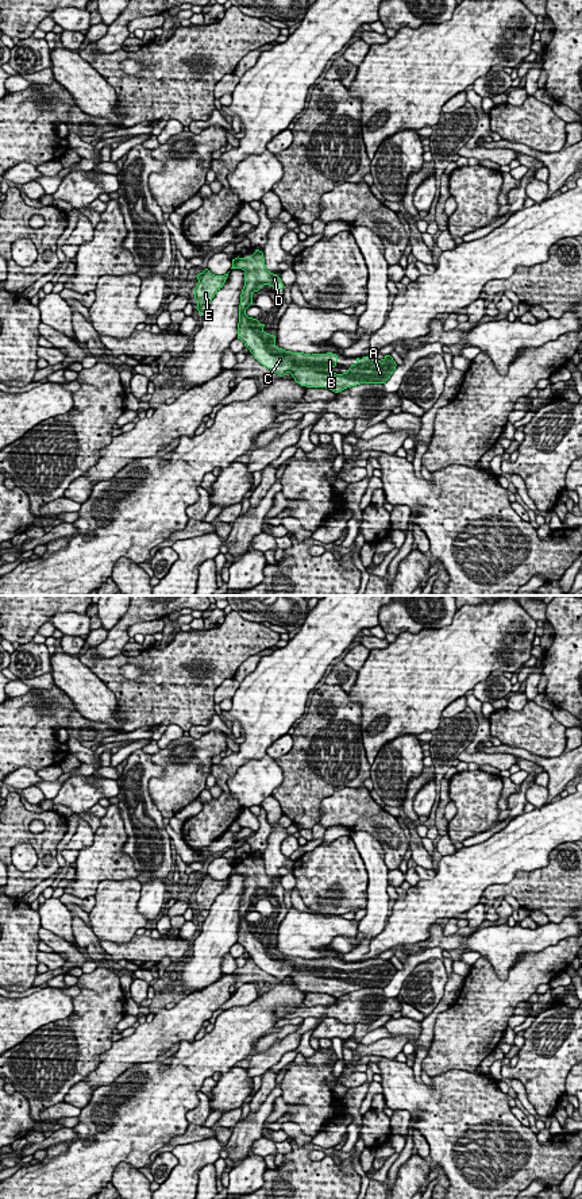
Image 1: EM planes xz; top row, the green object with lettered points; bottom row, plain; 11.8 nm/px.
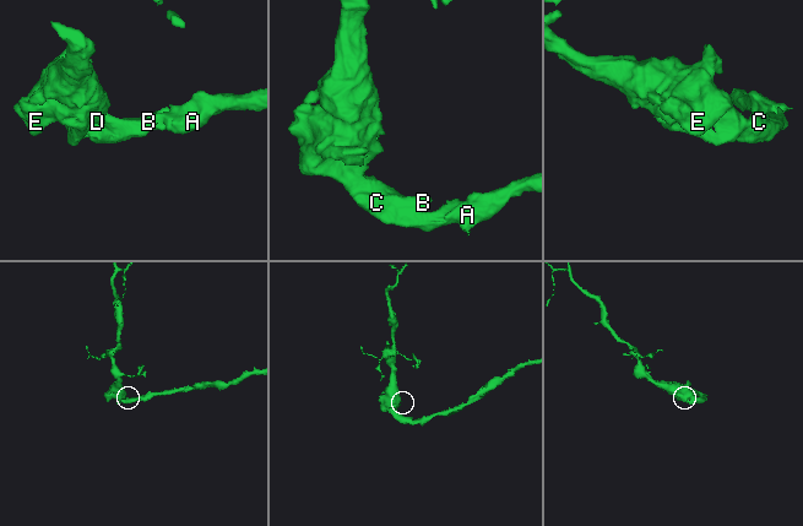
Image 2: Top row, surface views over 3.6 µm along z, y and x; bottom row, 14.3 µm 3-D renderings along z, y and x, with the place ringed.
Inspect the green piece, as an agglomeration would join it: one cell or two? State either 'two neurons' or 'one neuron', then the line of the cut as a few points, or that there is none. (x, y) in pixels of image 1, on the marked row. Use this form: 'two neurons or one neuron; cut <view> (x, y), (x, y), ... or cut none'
one neuron; cut none

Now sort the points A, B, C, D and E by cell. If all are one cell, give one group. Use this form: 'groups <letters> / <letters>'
groups A B C D E

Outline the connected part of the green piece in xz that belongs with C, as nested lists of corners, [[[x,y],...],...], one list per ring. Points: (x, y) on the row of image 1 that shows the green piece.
[[[255,250],[250,258],[232,259],[231,269],[244,270],[244,286],[240,294],[238,339],[250,350],[254,358],[284,377],[290,373],[297,383],[307,388],[325,388],[339,393],[361,383],[385,383],[396,370],[396,362],[390,355],[383,359],[370,356],[356,358],[356,363],[343,373],[331,373],[336,366],[338,355],[292,352],[275,346],[275,336],[263,331],[265,324],[248,317],[246,309],[253,304],[253,293],[263,285],[280,290],[284,288],[281,278],[266,269],[263,252]]]

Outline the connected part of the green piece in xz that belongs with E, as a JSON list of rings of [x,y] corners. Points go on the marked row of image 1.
[[[208,269],[196,275],[199,279],[194,290],[194,298],[197,300],[197,311],[200,315],[205,315],[209,309],[209,304],[215,294],[223,288],[228,273],[224,275],[215,275]]]

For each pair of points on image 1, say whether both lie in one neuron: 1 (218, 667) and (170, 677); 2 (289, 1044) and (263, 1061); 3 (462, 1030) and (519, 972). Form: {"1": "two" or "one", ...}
{"1": "one", "2": "one", "3": "one"}

